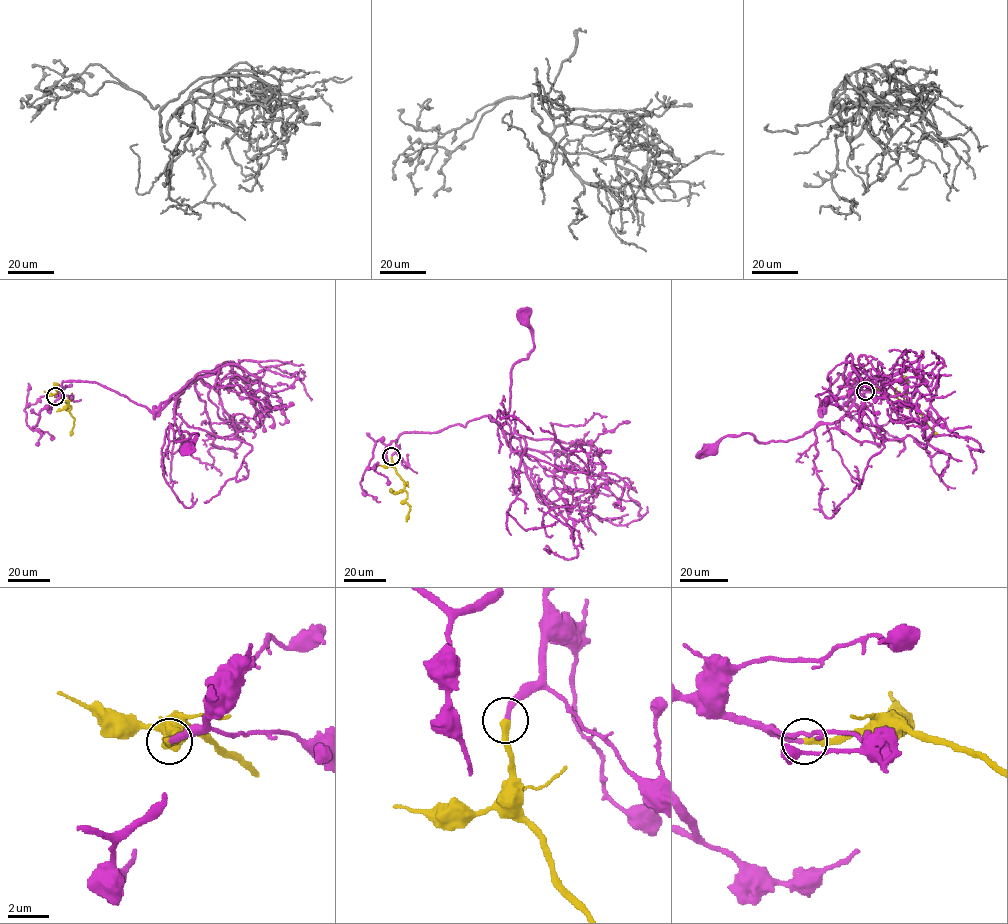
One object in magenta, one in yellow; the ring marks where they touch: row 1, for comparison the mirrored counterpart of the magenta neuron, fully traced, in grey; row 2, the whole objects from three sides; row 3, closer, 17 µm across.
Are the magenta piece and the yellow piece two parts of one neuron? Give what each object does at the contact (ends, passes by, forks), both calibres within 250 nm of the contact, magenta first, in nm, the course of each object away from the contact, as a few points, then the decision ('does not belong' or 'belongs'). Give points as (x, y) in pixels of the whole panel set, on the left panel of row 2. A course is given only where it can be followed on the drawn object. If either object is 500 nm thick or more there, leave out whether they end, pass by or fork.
magenta ends; yellow ends; calibres 260 and 360 nm; course magenta (55, 396), (63, 381), (94, 381), (151, 412), (173, 399), (175, 441), (197, 434), (186, 446); course yellow (55, 396), (59, 395), (71, 406), (69, 412), (74, 425), (70, 435); belongs

